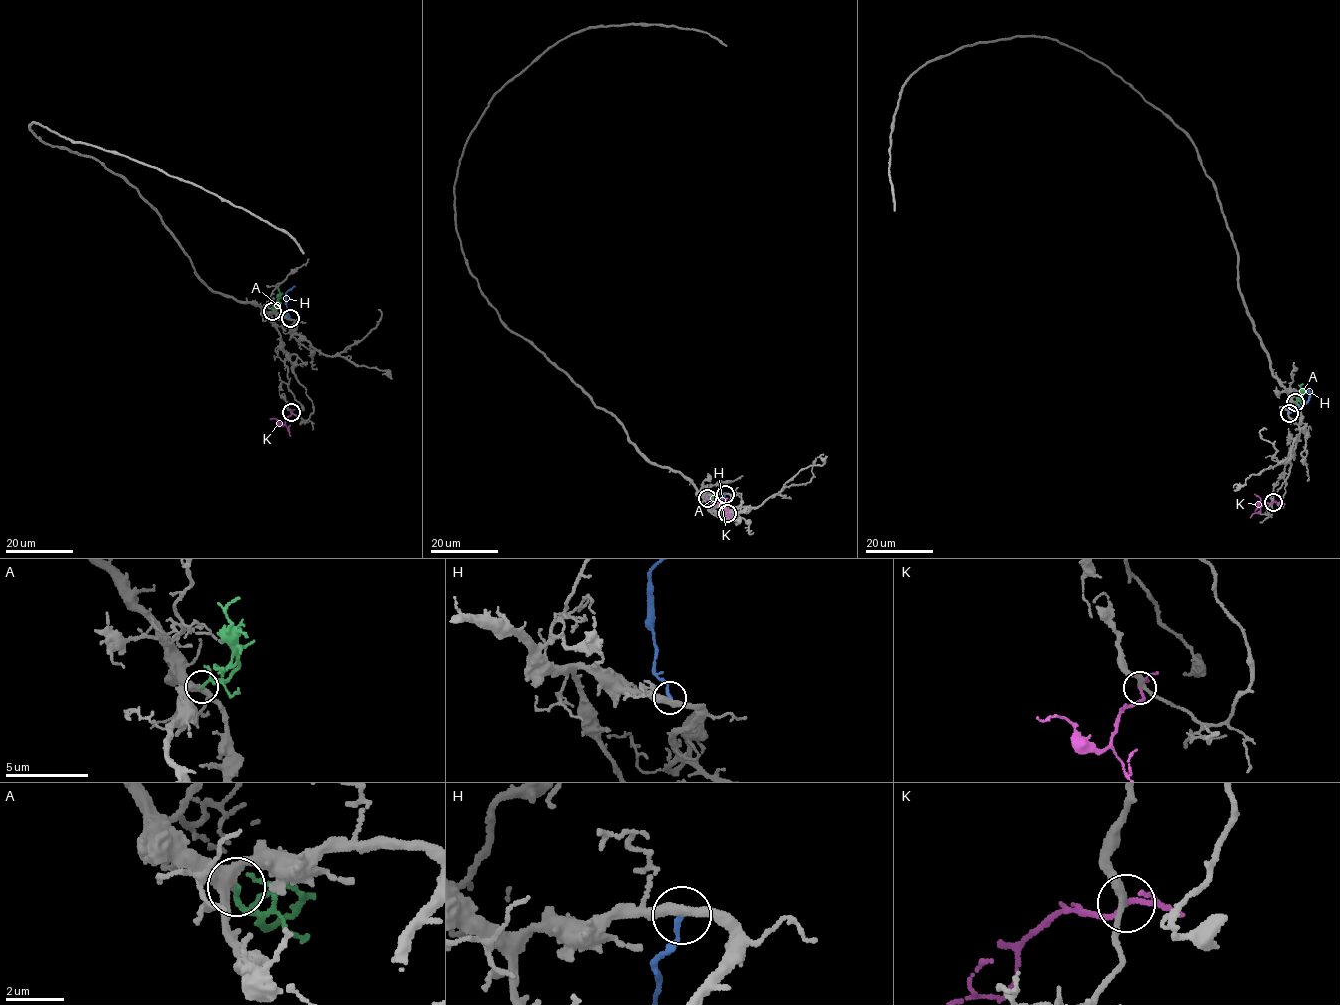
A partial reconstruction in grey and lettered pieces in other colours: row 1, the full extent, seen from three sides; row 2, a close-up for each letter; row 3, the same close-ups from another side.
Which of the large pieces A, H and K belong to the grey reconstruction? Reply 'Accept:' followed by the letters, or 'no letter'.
Accept: A

